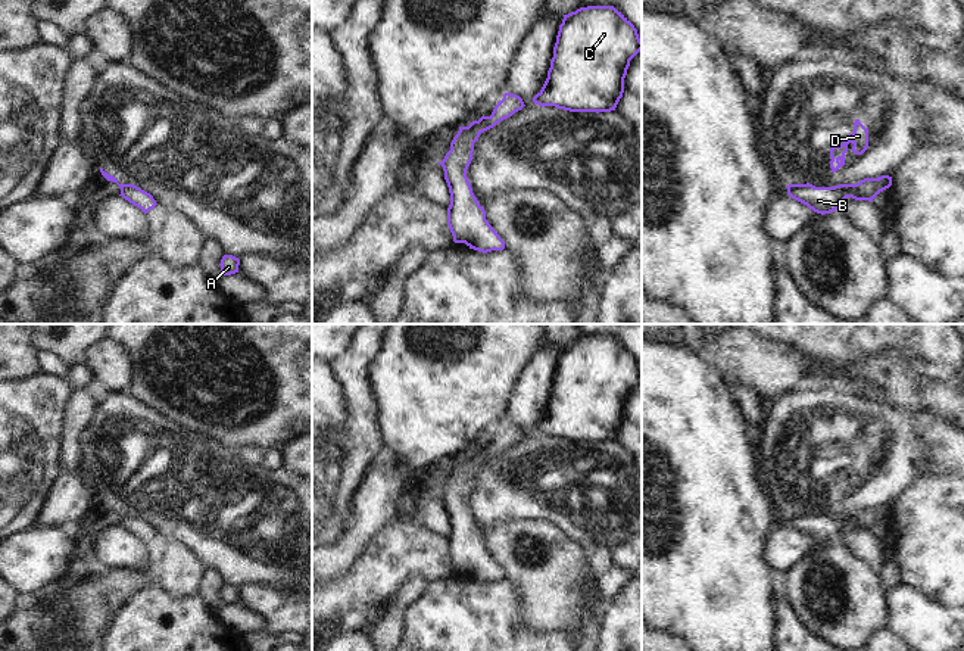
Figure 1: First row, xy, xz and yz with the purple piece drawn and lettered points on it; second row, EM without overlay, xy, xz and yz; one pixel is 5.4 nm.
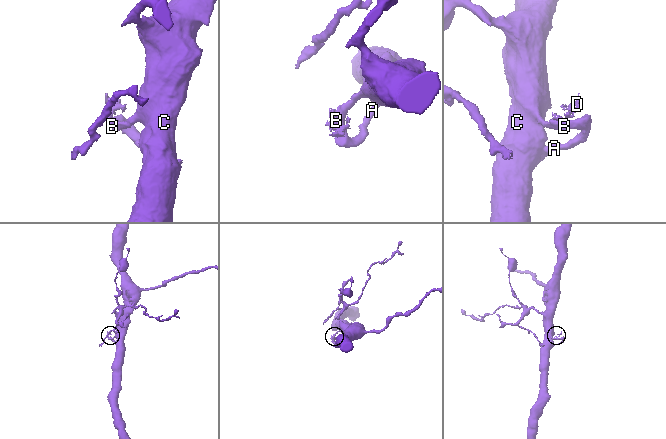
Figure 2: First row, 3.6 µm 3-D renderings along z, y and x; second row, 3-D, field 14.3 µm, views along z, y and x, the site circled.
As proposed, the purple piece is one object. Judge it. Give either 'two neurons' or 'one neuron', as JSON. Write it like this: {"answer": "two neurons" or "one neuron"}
{"answer": "two neurons"}

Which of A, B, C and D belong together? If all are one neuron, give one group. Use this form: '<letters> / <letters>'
A B C / D

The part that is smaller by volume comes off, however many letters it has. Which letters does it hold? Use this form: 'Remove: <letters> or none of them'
Remove: D

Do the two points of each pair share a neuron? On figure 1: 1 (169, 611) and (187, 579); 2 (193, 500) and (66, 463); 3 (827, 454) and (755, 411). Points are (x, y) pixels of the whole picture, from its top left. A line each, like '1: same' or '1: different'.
1: different
2: different
3: different

